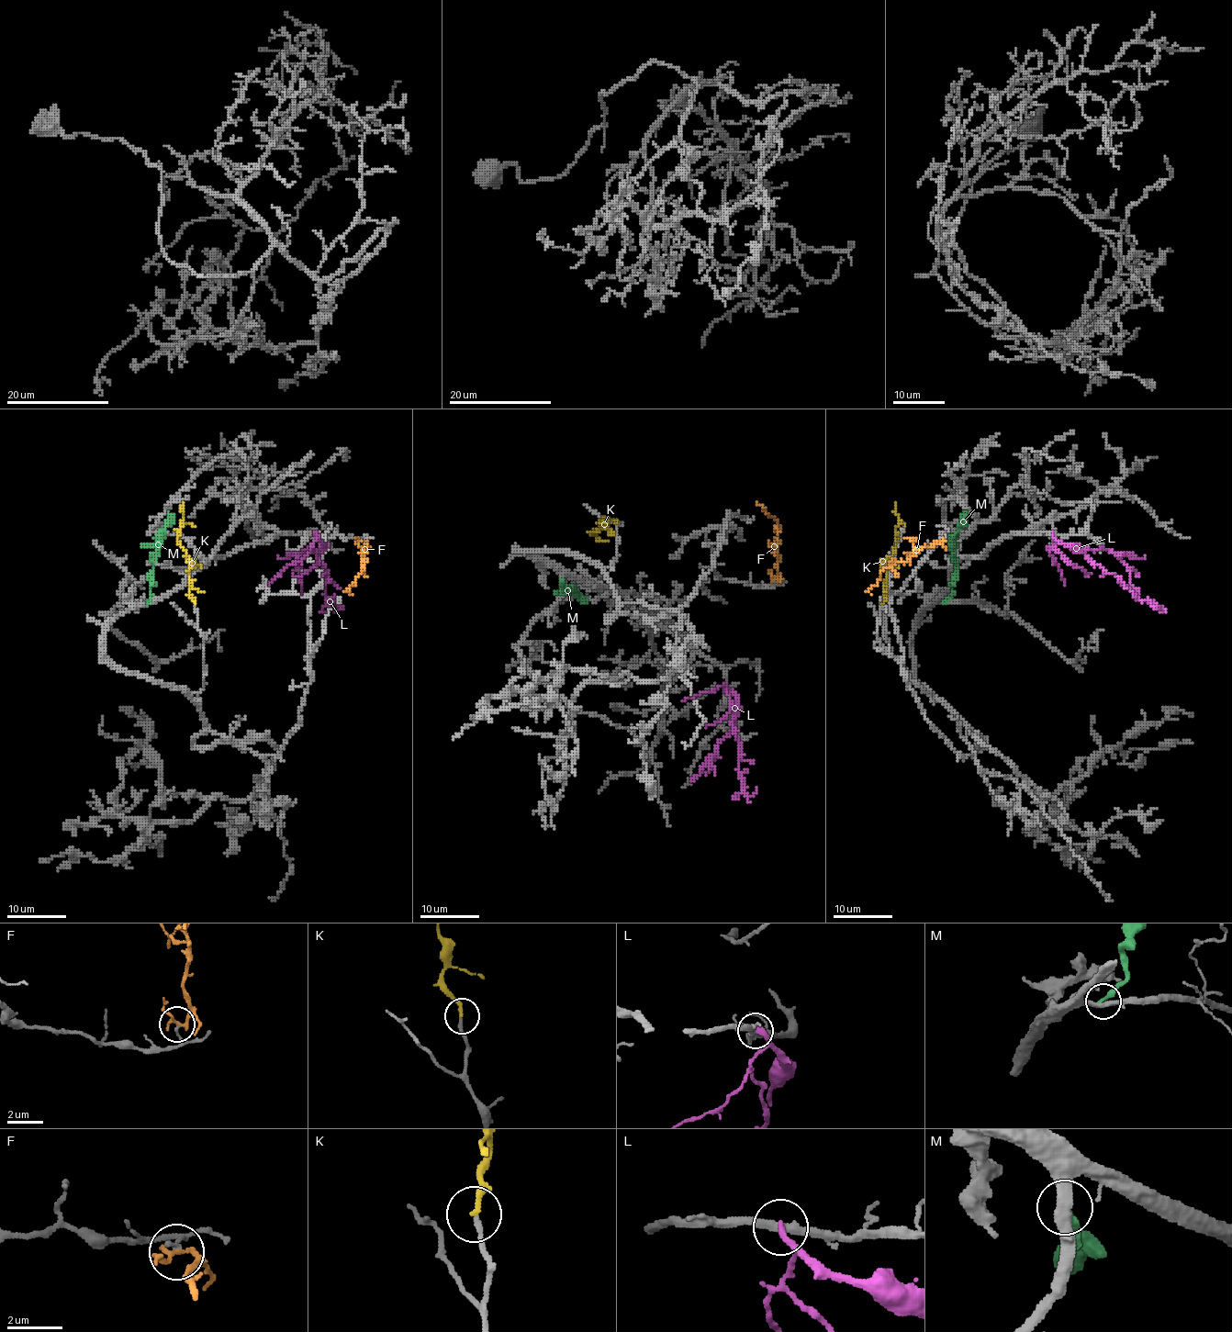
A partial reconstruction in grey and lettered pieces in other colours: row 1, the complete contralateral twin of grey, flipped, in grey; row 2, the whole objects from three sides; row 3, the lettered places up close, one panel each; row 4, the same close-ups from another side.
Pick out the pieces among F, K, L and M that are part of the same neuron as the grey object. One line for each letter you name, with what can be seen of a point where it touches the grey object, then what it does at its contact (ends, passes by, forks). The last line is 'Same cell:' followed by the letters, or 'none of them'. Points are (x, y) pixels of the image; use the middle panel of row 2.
K: Touches grey at (609, 519). It ends there
Same cell: K

